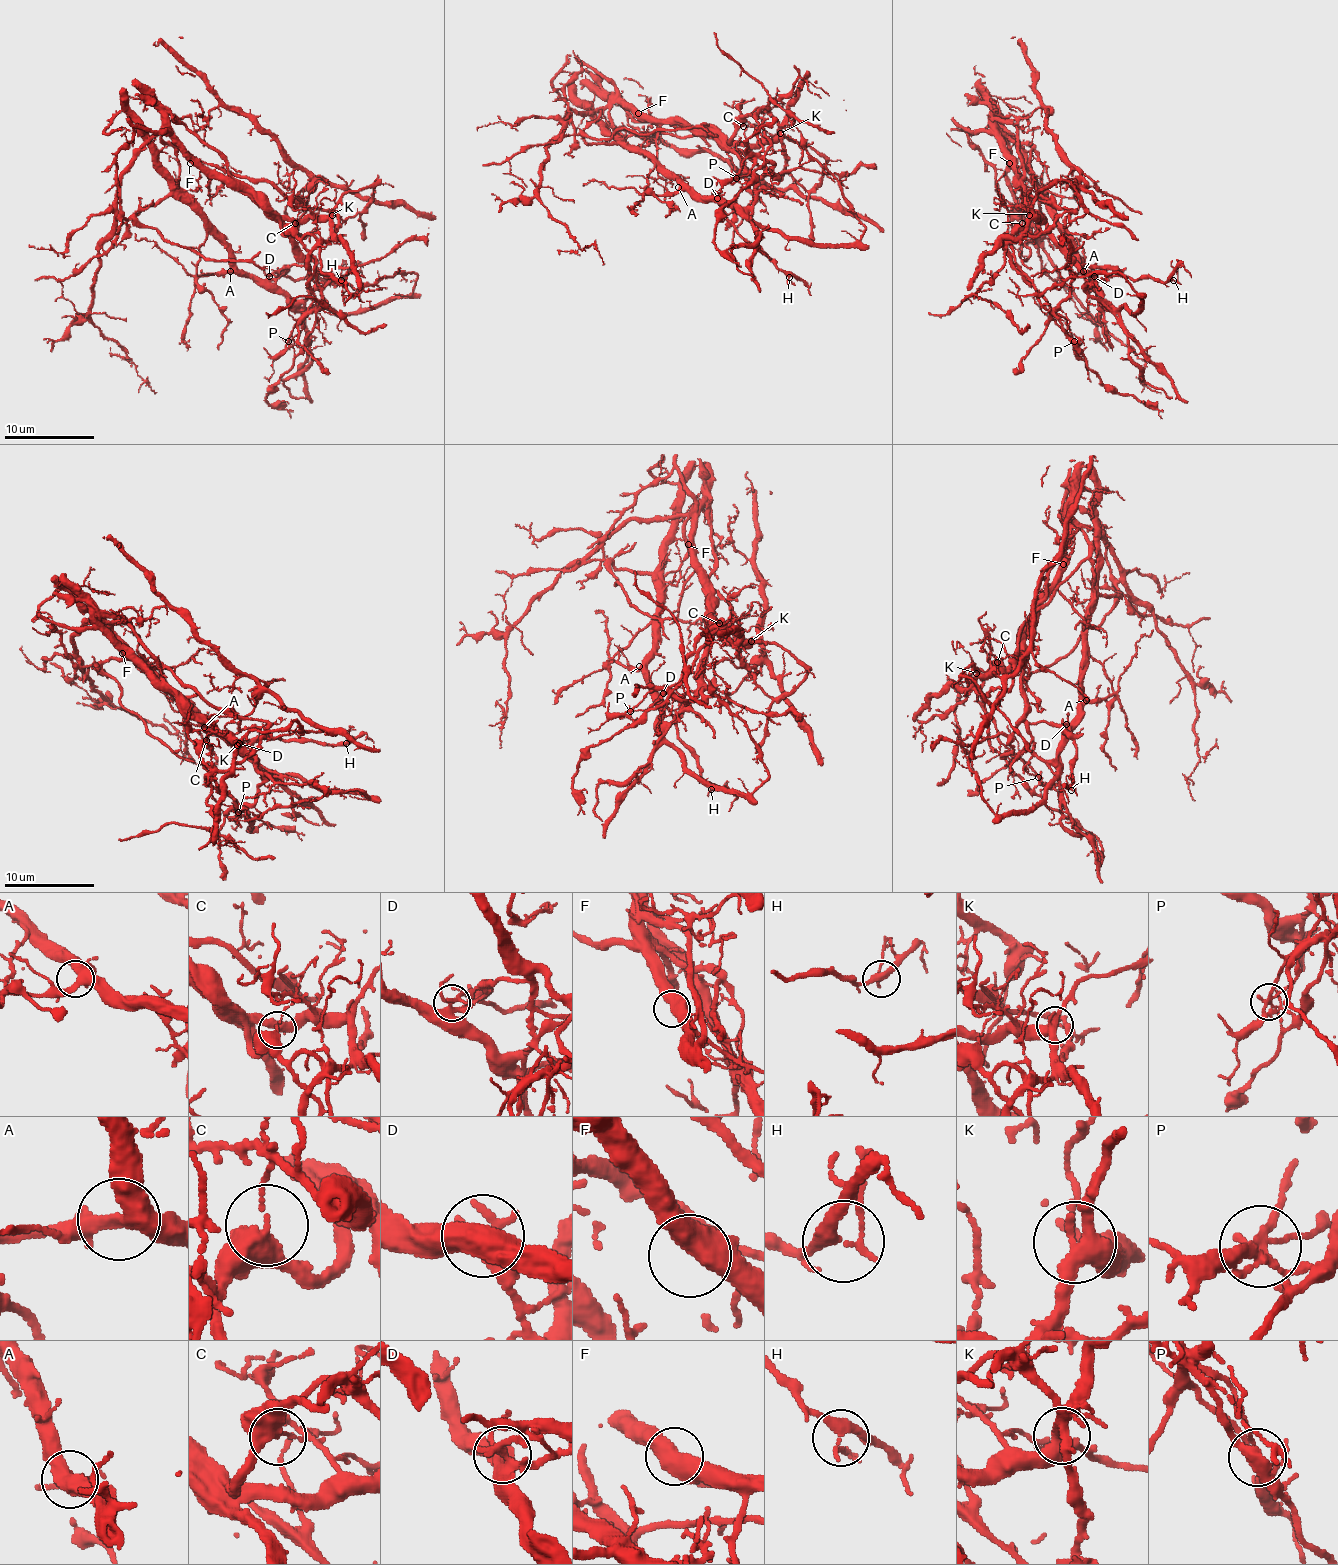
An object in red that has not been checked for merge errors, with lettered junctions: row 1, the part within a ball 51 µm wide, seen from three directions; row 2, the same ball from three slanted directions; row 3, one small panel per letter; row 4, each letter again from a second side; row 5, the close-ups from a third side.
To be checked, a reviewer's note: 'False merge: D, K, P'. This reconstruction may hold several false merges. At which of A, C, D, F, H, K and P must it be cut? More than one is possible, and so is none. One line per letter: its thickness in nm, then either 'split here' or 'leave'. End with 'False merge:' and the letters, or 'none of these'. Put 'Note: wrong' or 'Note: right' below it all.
A: 400 nm | leave
C: 400 nm | split here
D: 320 nm | split here
F: 550 nm | leave
H: 280 nm | leave
K: 400 nm | leave
P: 200 nm | split here
False merge: C, D, P
Note: wrong

